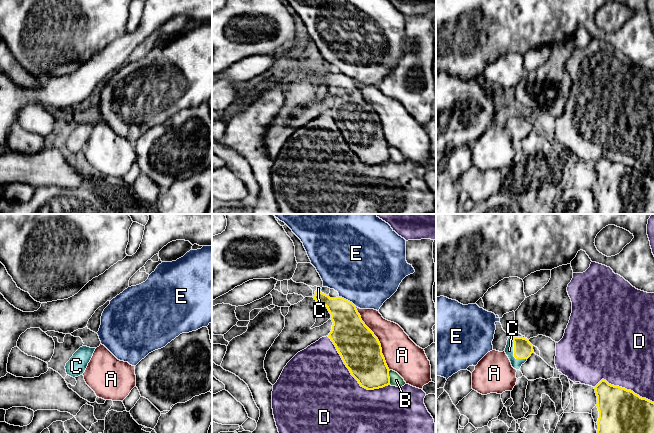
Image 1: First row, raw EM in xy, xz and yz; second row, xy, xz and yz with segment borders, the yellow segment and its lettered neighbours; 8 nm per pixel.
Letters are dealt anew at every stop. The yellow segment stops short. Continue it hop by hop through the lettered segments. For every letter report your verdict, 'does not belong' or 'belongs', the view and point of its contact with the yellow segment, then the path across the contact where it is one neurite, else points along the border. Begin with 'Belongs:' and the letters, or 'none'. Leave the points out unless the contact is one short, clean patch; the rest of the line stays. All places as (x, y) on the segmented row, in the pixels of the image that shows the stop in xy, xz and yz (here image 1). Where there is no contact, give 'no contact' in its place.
Belongs: C
A: does not belong | xz (377, 339)
B: does not belong | xz (389, 377)
C: belongs | yz (514, 353) | across yz (523, 349), (518, 349), (514, 353), (509, 350)
D: does not belong | xz (351, 374)
E: does not belong | xz (347, 300)

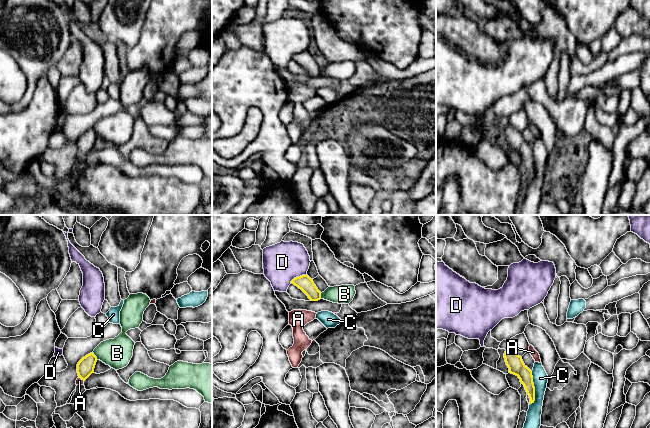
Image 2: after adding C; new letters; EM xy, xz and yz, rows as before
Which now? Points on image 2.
Belongs: none
A: does not belong | xy (81, 378) | along xy (78, 377), (84, 380)
B: does not belong | xy (95, 356) | along xy (93, 352), (97, 359)
C: does not belong | yz (534, 388)
D: does not belong | xz (298, 277) | along xz (306, 273), (296, 276), (290, 282)

